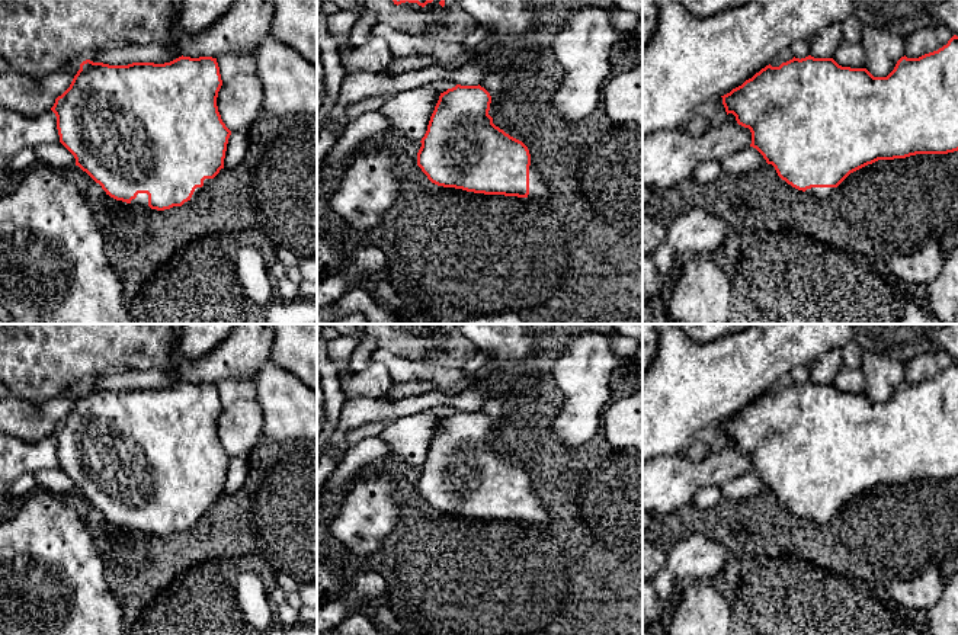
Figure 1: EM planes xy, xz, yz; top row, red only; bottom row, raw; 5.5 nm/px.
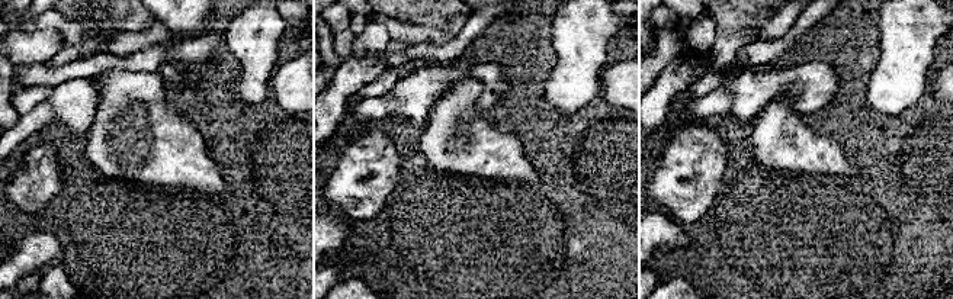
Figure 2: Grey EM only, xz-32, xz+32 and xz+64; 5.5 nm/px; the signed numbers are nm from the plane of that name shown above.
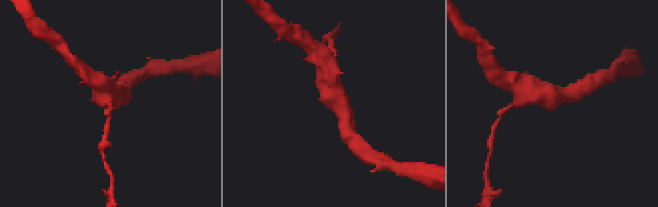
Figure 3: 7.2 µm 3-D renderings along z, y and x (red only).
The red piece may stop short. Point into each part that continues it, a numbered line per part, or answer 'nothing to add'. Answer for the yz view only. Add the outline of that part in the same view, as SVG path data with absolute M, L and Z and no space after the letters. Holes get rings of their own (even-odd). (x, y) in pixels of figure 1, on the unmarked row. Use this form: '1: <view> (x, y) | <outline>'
1: yz (817, 518) | M811 513L805 517L817 525L827 525L833 519L834 513Z

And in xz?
1: xz (537, 513) | M529 491L529 520L531 525L547 525L550 522L548 513L545 511L541 500L535 496L535 493Z

